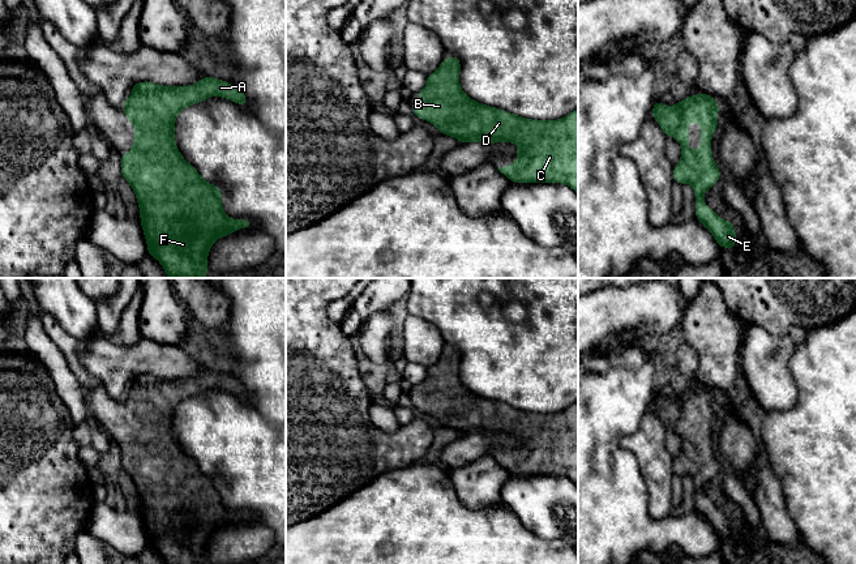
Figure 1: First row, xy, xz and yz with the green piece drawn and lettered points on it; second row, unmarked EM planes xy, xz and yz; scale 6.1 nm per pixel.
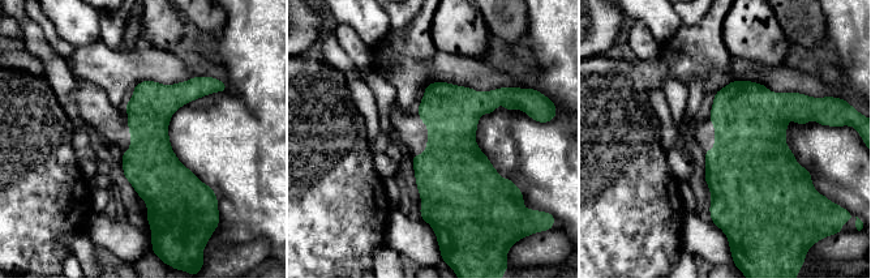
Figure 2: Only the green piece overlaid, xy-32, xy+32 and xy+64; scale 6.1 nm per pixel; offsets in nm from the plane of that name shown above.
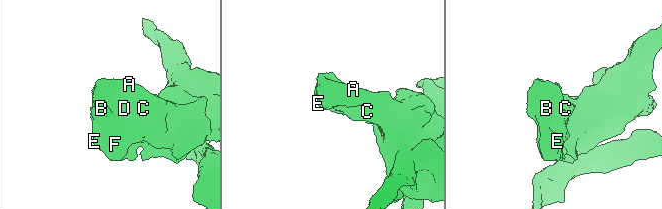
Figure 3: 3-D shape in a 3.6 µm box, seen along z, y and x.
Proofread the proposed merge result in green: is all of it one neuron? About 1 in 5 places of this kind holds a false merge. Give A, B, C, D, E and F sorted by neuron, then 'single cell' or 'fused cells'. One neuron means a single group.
groups A B C D E F; single cell

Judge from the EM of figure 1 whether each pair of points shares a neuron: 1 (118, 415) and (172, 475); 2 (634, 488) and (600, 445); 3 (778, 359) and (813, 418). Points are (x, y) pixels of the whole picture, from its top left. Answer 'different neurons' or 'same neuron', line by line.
1: same neuron
2: same neuron
3: different neurons

